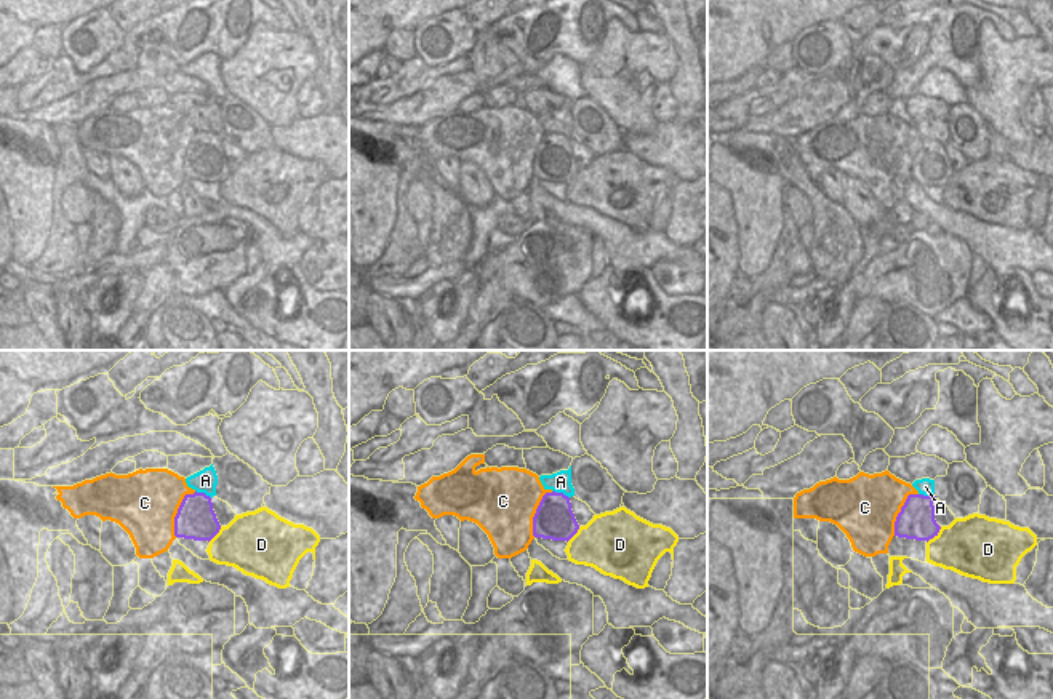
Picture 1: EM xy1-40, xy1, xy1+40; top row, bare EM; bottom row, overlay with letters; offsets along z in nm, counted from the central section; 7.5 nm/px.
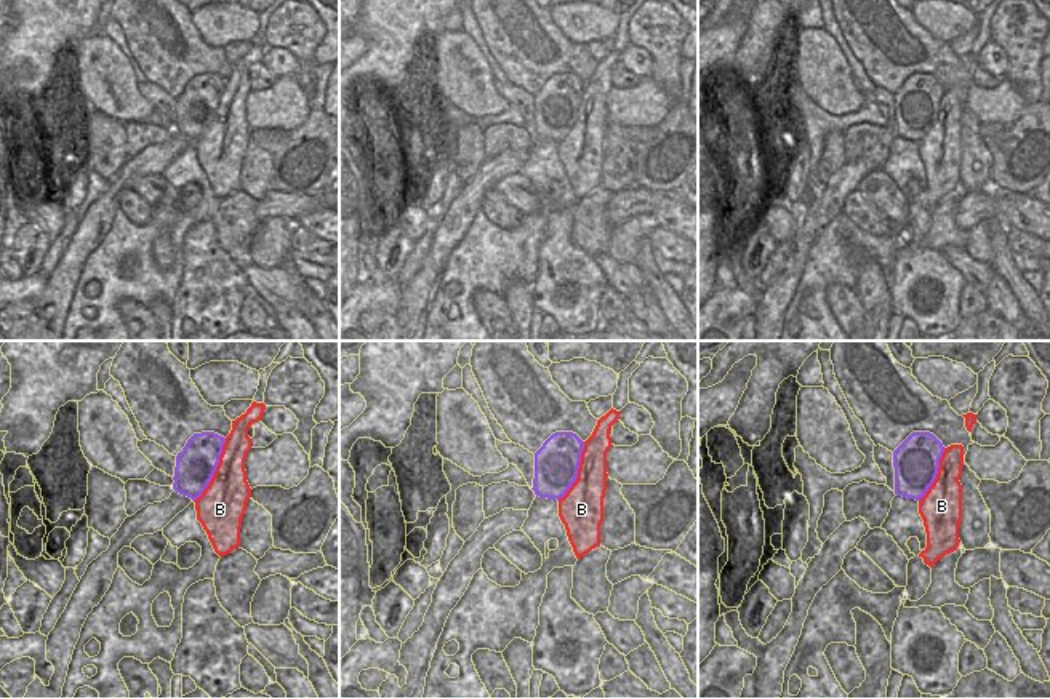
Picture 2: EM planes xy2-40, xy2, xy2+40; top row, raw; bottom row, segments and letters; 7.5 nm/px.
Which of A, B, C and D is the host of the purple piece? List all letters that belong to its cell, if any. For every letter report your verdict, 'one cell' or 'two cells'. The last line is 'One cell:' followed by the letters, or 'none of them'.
A: one cell
B: two cells
C: two cells
D: two cells
One cell: A

